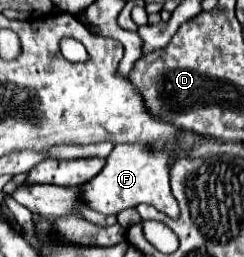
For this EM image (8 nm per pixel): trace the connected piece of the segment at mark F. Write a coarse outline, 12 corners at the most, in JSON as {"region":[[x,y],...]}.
{"region":[[117,144],[79,202],[105,216],[151,204],[177,220],[169,156]]}

